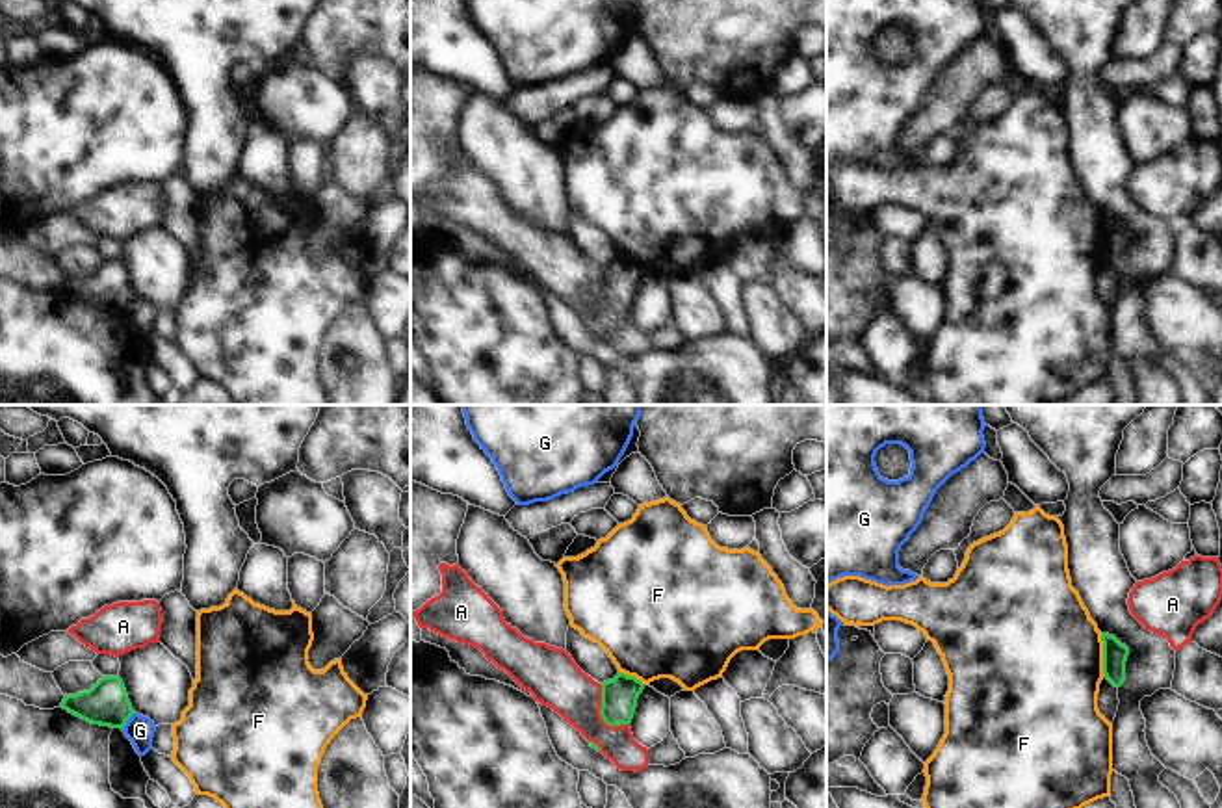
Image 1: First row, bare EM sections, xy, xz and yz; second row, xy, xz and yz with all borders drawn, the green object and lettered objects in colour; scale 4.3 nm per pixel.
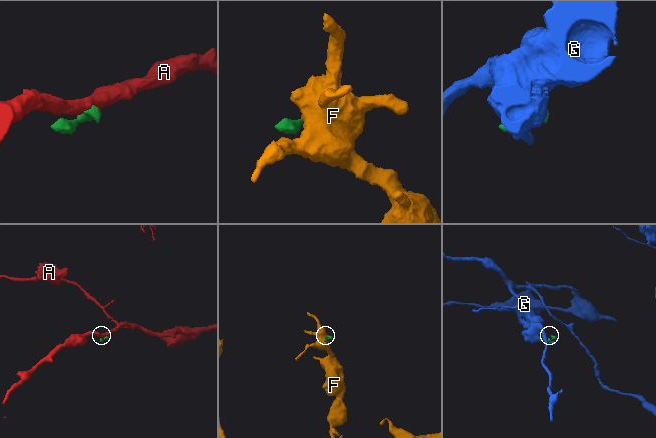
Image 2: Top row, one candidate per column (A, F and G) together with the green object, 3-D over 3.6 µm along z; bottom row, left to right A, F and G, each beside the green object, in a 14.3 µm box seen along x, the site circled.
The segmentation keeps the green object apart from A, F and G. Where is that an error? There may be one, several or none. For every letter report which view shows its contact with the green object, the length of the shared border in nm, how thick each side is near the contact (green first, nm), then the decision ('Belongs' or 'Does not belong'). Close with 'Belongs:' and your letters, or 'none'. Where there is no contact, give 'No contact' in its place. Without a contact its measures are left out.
A: Touches green in xz. Shared border 220 nm. Thickness 160 nm (green) against 240 nm. Does not belong
F: Touches green in yz. Shared border 190 nm. Thickness 110 nm (green) against 500 nm. Does not belong
G: Touches green in xy. Shared border 100 nm. Thickness 190 nm (green) against 120 nm. Does not belong
Belongs: none.

